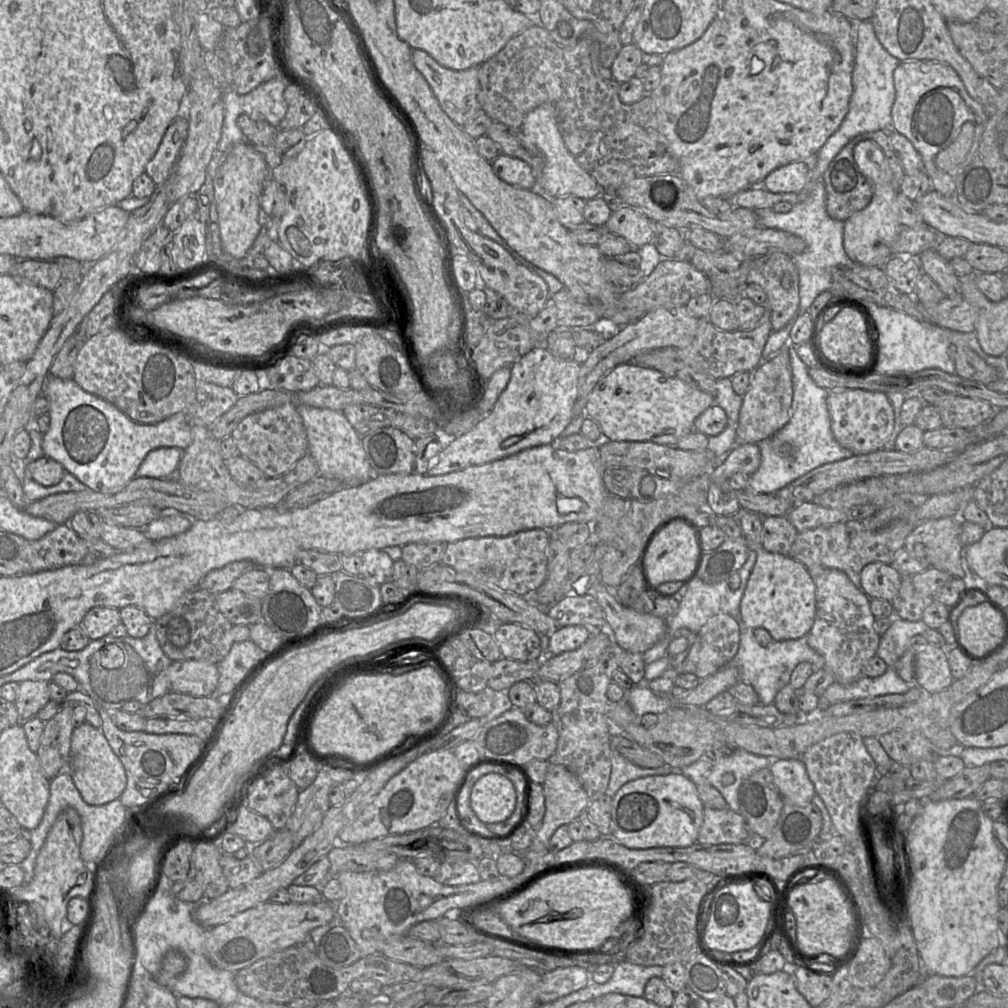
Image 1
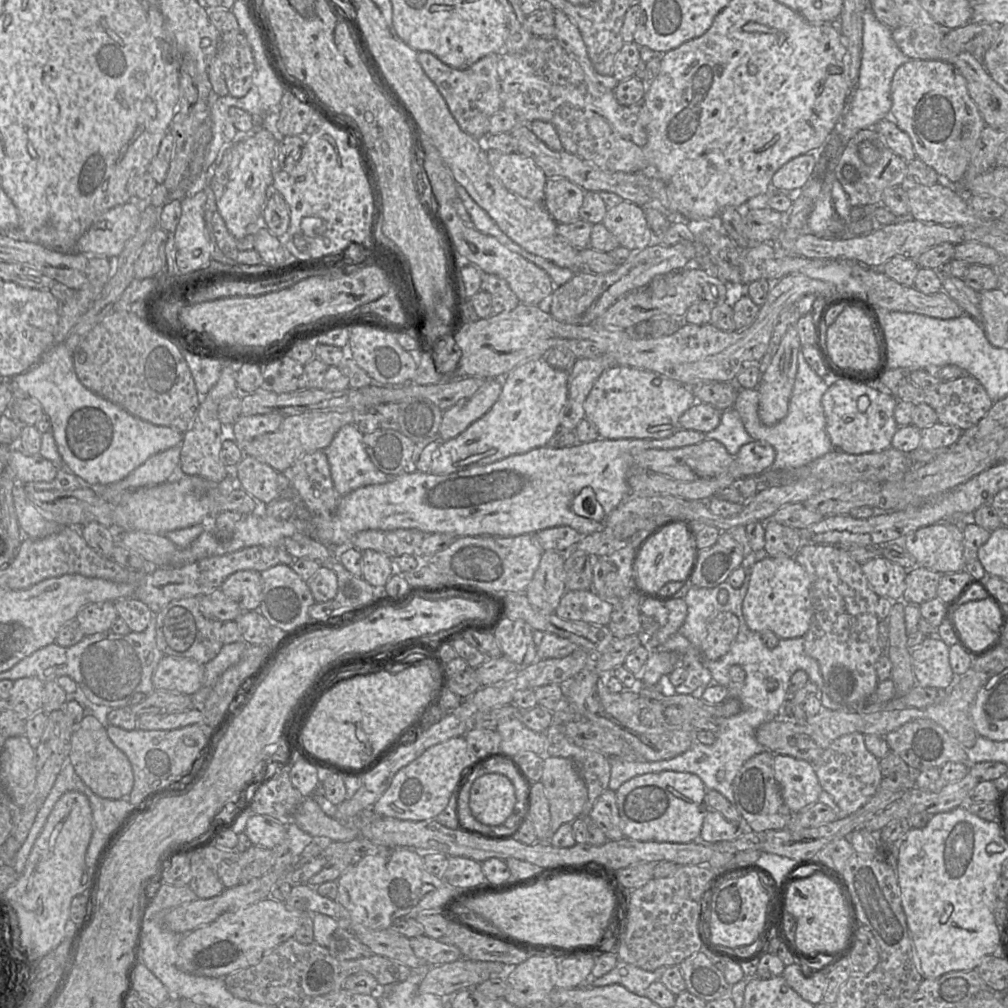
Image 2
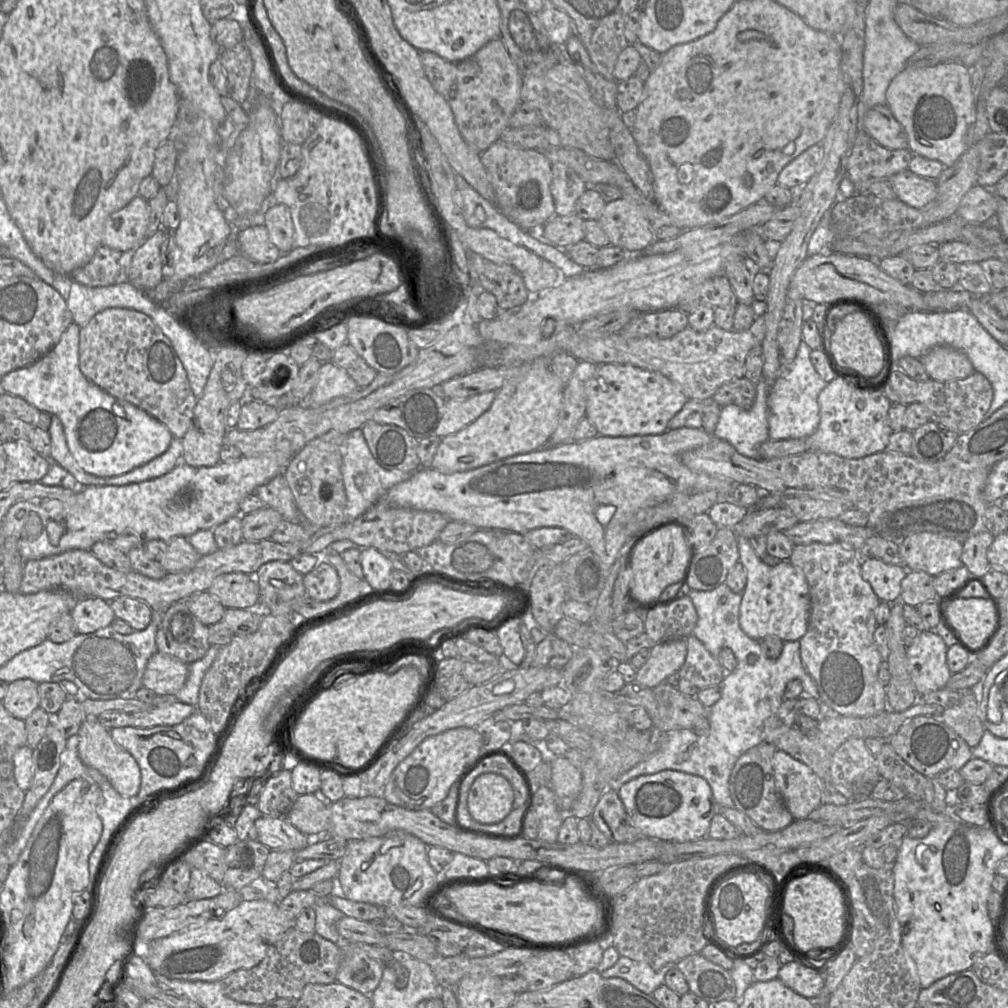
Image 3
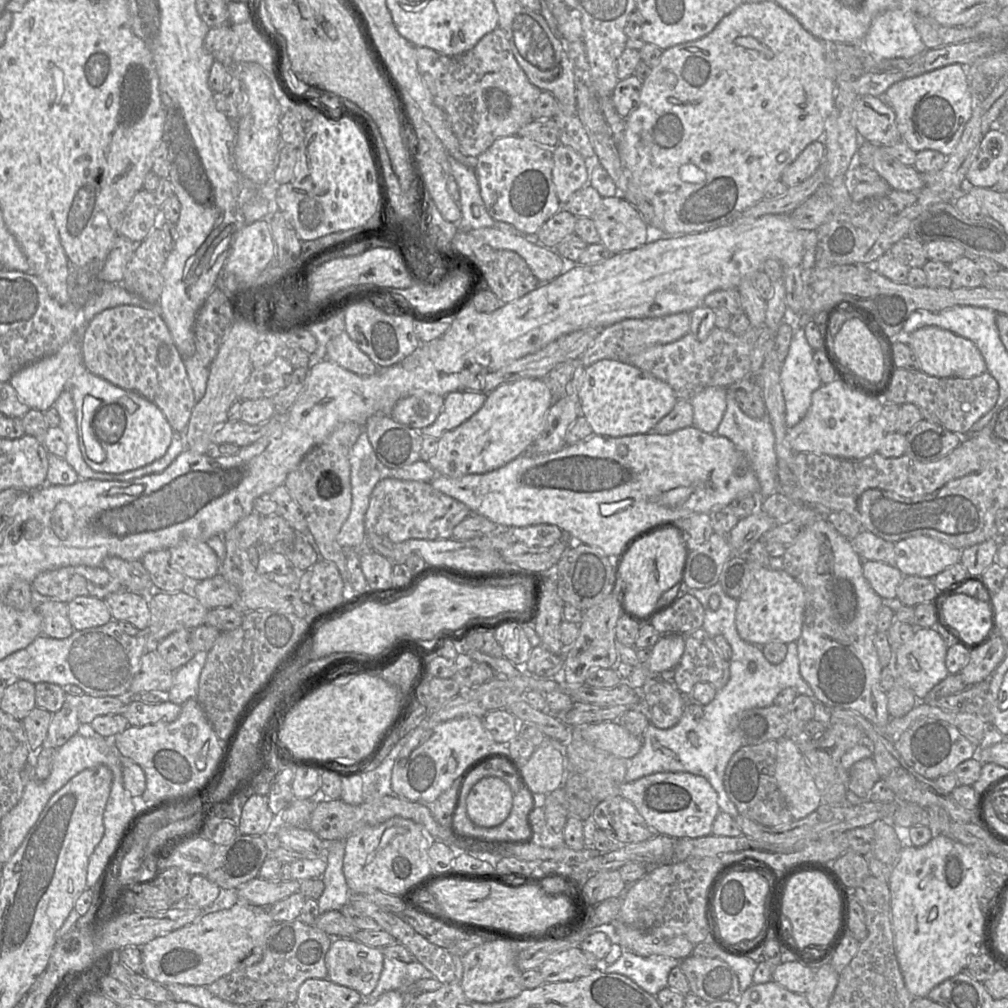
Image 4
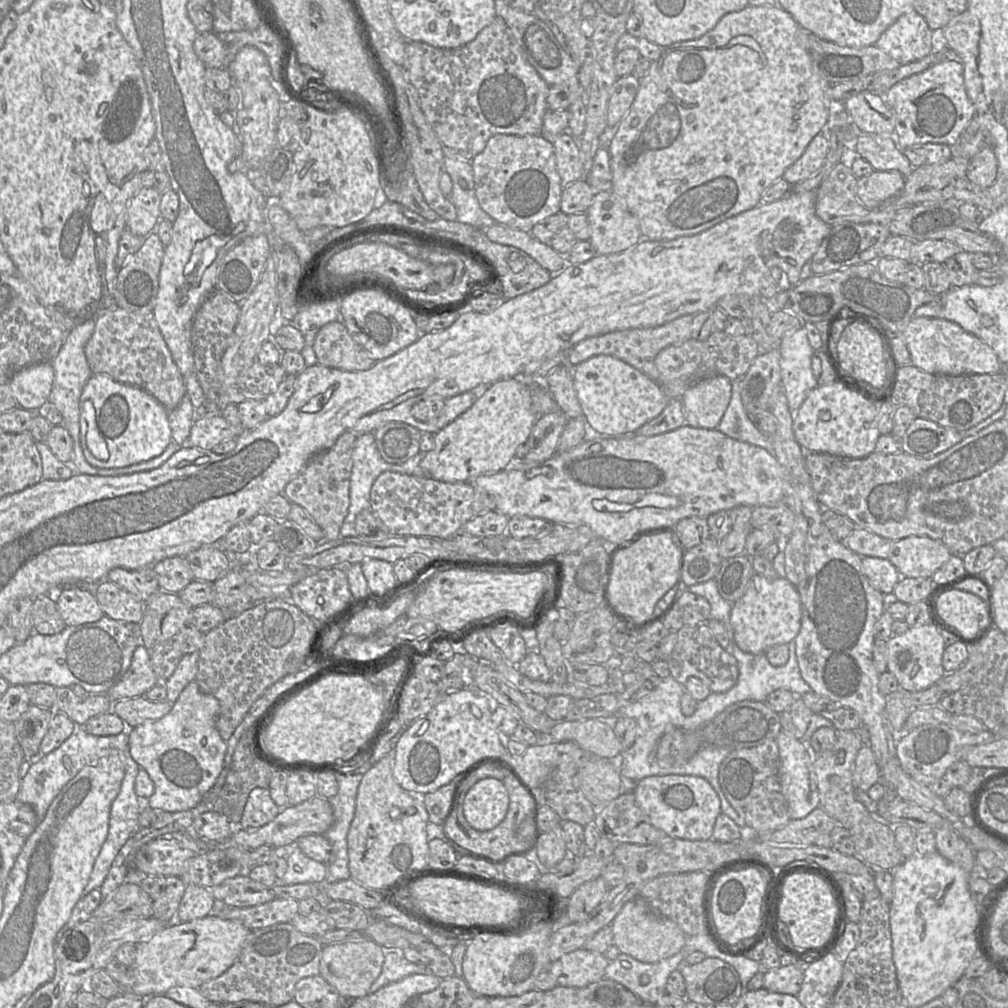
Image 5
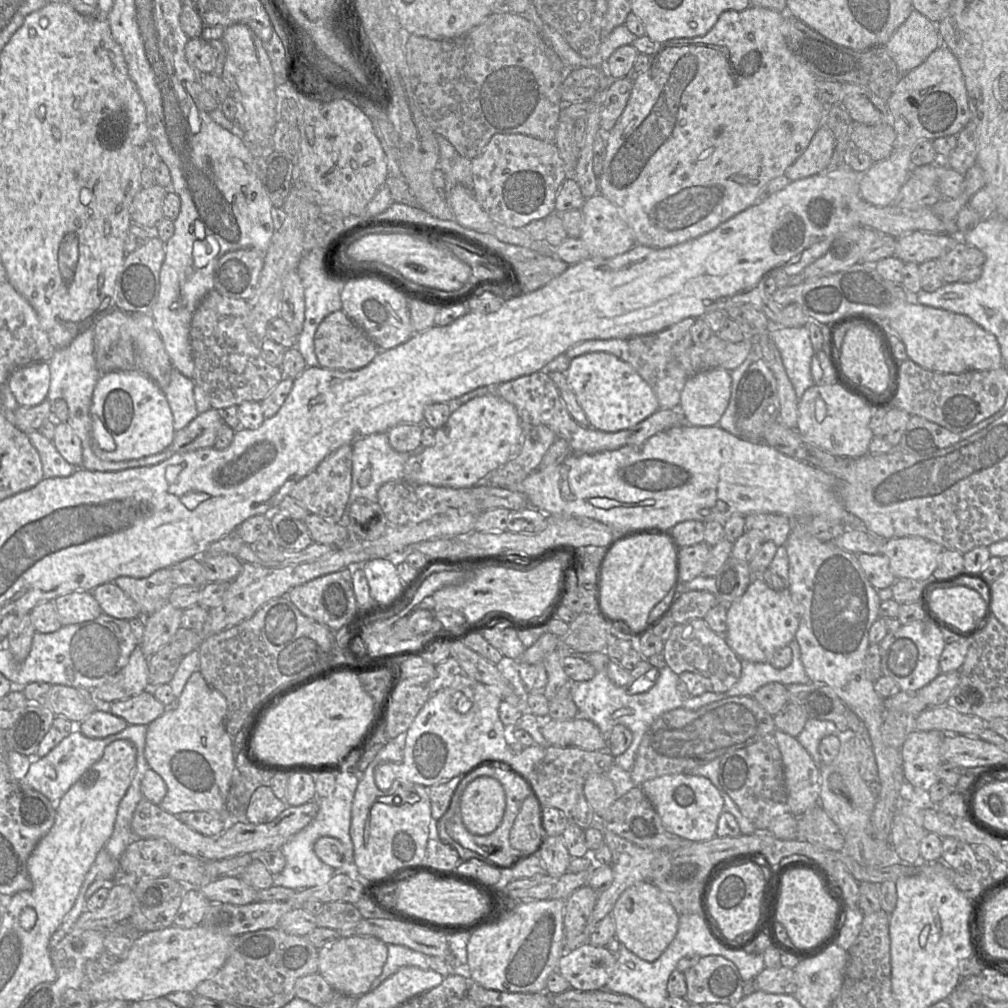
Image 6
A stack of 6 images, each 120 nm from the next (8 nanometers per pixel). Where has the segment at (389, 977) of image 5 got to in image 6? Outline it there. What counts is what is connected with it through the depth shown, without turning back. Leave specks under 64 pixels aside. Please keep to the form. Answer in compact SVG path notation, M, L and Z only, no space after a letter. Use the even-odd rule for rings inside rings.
M387 944L387 949L387 960L381 974L372 982L370 990L376 989L385 979L393 975L401 967L414 966L423 970L431 969L429 967L429 957L431 956L395 944Z

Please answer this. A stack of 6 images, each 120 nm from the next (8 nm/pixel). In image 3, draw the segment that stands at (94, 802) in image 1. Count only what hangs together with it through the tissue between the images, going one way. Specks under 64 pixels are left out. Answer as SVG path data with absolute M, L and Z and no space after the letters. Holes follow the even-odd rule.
M86 717L77 733L79 758L86 766L96 769L105 776L121 796L128 798L137 796L141 784L140 768L133 756L113 741L109 731L96 717Z

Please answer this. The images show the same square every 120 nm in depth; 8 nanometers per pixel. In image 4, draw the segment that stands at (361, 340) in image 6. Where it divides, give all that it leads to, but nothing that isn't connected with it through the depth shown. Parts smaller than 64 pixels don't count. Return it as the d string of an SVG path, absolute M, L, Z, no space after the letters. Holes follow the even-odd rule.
M345 330L328 341L326 358L361 376L370 376L377 371L377 366L358 348Z

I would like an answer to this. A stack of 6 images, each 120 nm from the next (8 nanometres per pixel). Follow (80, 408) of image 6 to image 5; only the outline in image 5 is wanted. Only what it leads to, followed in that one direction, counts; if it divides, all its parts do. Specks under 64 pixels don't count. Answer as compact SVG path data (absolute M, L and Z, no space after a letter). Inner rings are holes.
M95 315L92 319L87 320L81 325L74 327L68 334L66 340L61 346L56 357L51 361L53 370L54 370L54 380L52 384L52 389L48 397L48 402L53 404L56 409L62 415L62 424L70 434L73 440L73 452L71 461L75 464L77 470L81 474L86 475L96 475L96 476L120 476L120 475L130 475L134 473L150 471L159 468L163 465L174 453L176 453L181 446L176 444L174 441L171 441L167 446L165 451L158 457L148 460L146 462L141 462L127 467L122 468L96 468L90 465L81 448L80 443L80 397L83 391L84 386L87 381L92 376L92 371L89 367L85 356L85 346L90 340L94 329L98 315Z

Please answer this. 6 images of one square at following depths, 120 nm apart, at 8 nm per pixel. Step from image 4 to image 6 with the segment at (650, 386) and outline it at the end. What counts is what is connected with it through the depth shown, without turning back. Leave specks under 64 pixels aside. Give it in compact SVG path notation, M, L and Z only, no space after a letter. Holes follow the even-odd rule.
M590 352L571 359L568 384L585 412L589 426L604 432L631 429L660 409L651 386L635 369L614 354Z

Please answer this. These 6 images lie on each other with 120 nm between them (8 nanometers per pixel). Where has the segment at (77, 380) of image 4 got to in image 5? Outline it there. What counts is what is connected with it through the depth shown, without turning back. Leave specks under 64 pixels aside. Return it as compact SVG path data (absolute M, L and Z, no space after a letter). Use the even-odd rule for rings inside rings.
M41 362L16 372L8 384L18 407L43 413L53 380L54 370L51 362ZM93 374L80 397L80 443L87 462L96 468L122 468L160 456L172 441L168 411L149 393L115 381L106 374Z

